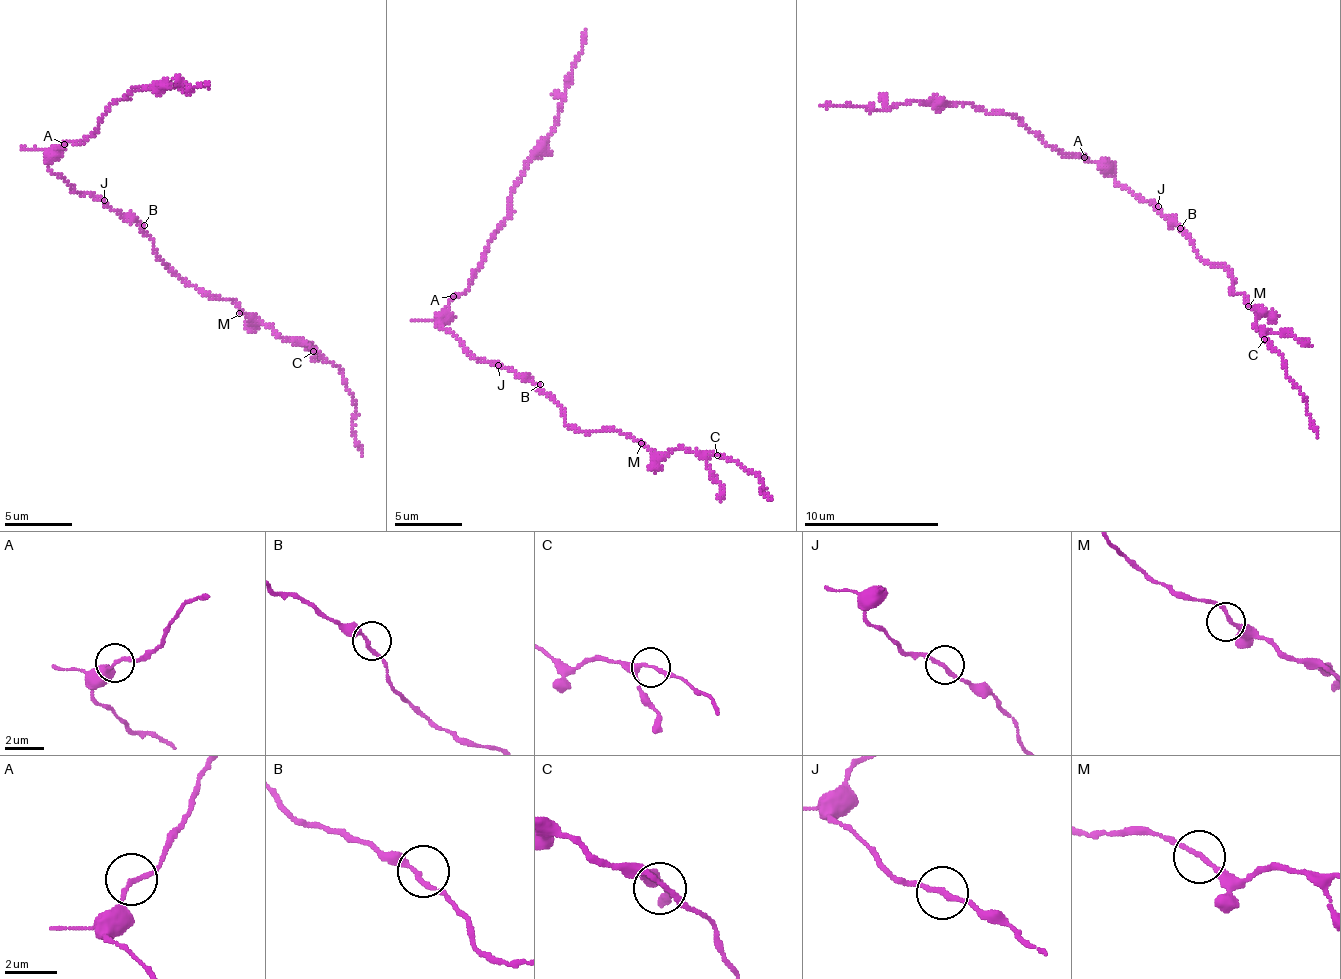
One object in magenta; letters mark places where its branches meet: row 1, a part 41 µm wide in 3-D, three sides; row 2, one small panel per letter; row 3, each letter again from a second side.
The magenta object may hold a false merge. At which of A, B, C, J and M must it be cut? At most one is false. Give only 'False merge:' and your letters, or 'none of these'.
False merge: none of these

